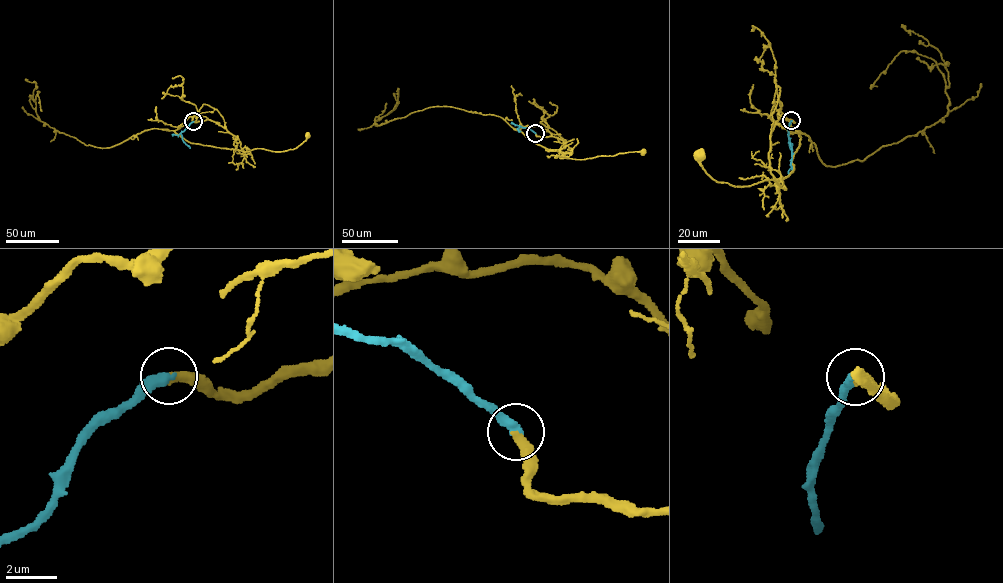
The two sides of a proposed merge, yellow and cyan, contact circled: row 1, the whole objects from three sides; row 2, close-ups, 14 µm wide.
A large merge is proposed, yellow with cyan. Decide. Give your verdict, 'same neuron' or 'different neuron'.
same neuron

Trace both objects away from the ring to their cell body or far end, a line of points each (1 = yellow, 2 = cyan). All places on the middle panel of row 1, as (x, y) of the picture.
1: (535, 133), (536, 136), (563, 140), (567, 146), (558, 150), (563, 152), (565, 158), (583, 159), (643, 151)
2: (535, 133), (520, 126), (517, 129), (520, 131)

